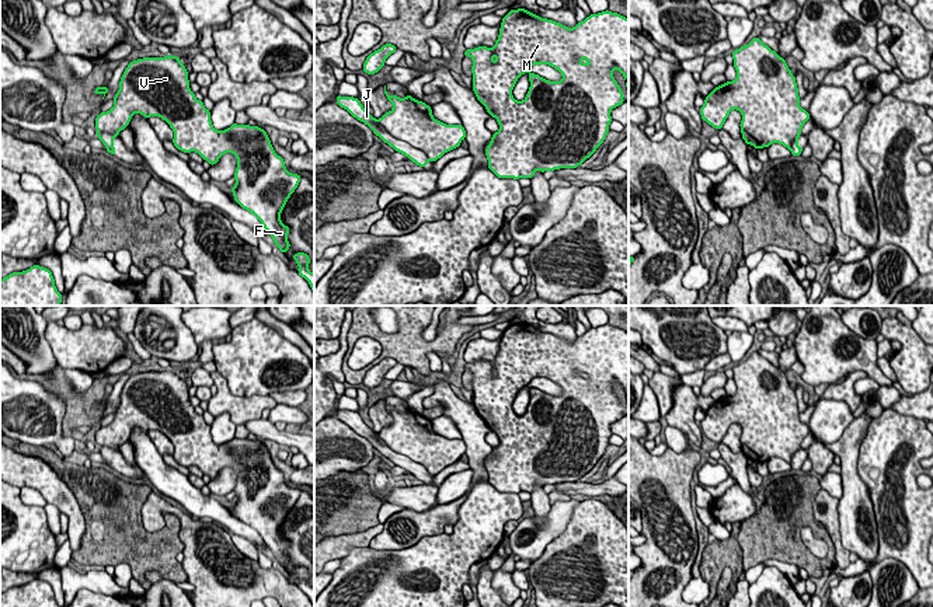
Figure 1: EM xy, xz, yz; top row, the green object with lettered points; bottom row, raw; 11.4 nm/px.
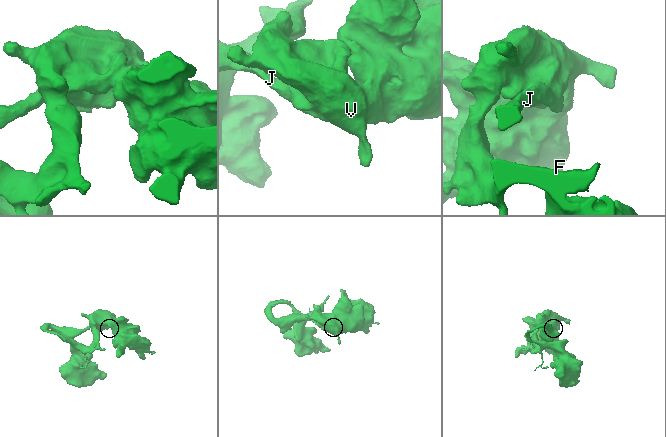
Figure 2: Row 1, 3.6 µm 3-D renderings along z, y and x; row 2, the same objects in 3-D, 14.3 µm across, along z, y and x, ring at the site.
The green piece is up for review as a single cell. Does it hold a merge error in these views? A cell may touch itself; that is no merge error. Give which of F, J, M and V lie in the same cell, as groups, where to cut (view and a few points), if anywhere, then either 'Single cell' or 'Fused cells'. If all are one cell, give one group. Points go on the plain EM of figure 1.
Groups: F J M V. No split. Single cell

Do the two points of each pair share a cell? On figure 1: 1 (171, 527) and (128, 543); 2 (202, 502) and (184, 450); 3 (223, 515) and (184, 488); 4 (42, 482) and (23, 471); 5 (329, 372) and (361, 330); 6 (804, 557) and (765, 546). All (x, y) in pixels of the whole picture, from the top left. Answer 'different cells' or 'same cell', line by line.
1: same cell
2: different cells
3: same cell
4: same cell
5: different cells
6: same cell

